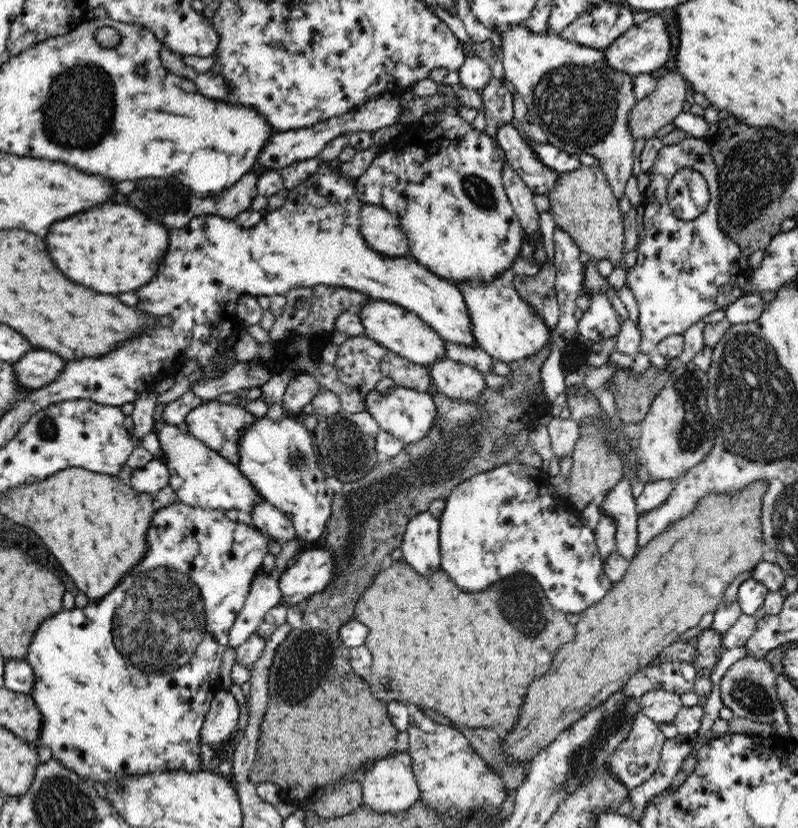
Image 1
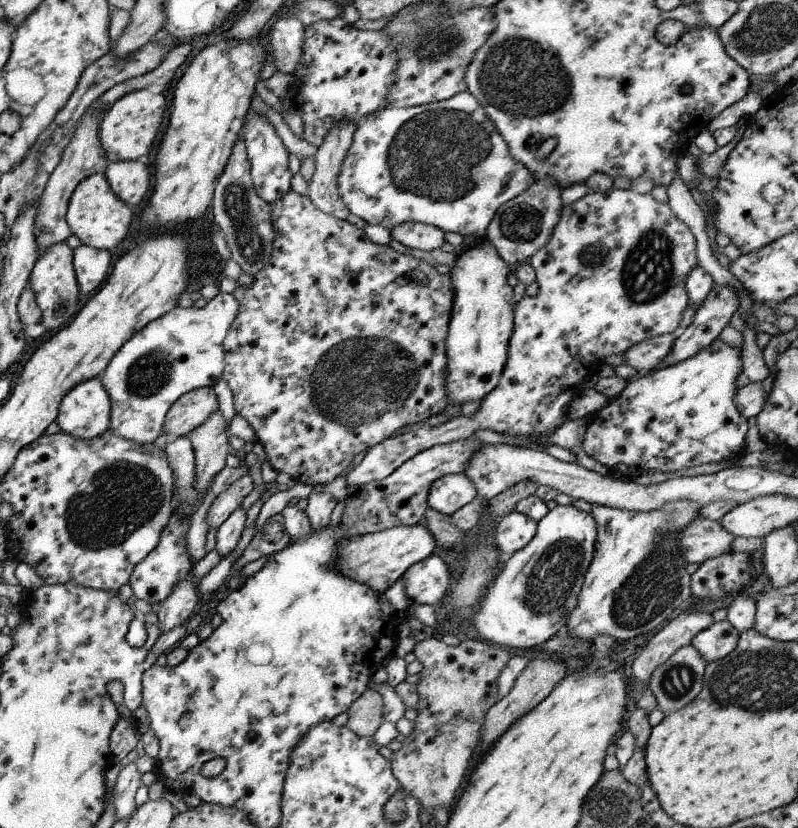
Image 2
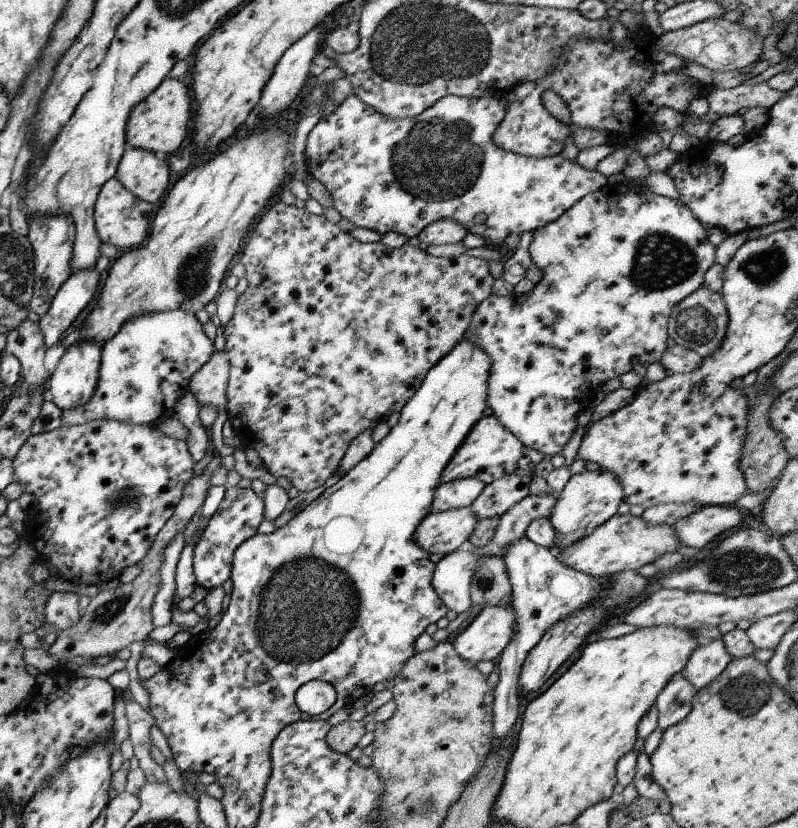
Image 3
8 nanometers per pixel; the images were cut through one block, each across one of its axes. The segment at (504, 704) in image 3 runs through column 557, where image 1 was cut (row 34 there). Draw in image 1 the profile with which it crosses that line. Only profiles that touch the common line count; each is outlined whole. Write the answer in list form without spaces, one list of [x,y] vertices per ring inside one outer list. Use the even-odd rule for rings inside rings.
[[[623,2],[589,5],[589,9],[560,35],[580,45],[602,50],[634,25],[632,18],[634,10]]]

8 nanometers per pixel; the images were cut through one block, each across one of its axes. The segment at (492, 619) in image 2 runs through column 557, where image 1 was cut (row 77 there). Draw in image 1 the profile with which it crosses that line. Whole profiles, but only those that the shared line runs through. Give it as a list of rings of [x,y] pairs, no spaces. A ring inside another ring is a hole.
[[[526,23],[509,24],[490,28],[498,33],[505,80],[512,84],[515,92],[522,95],[527,104],[527,114],[530,122],[540,126],[546,136],[548,144],[559,148],[571,155],[594,154],[599,156],[600,167],[611,186],[612,195],[616,201],[625,197],[626,182],[632,175],[634,164],[634,142],[625,125],[629,110],[636,102],[633,93],[633,77],[612,70],[604,60],[603,52],[594,47],[580,45],[562,35],[550,32],[536,33]]]

